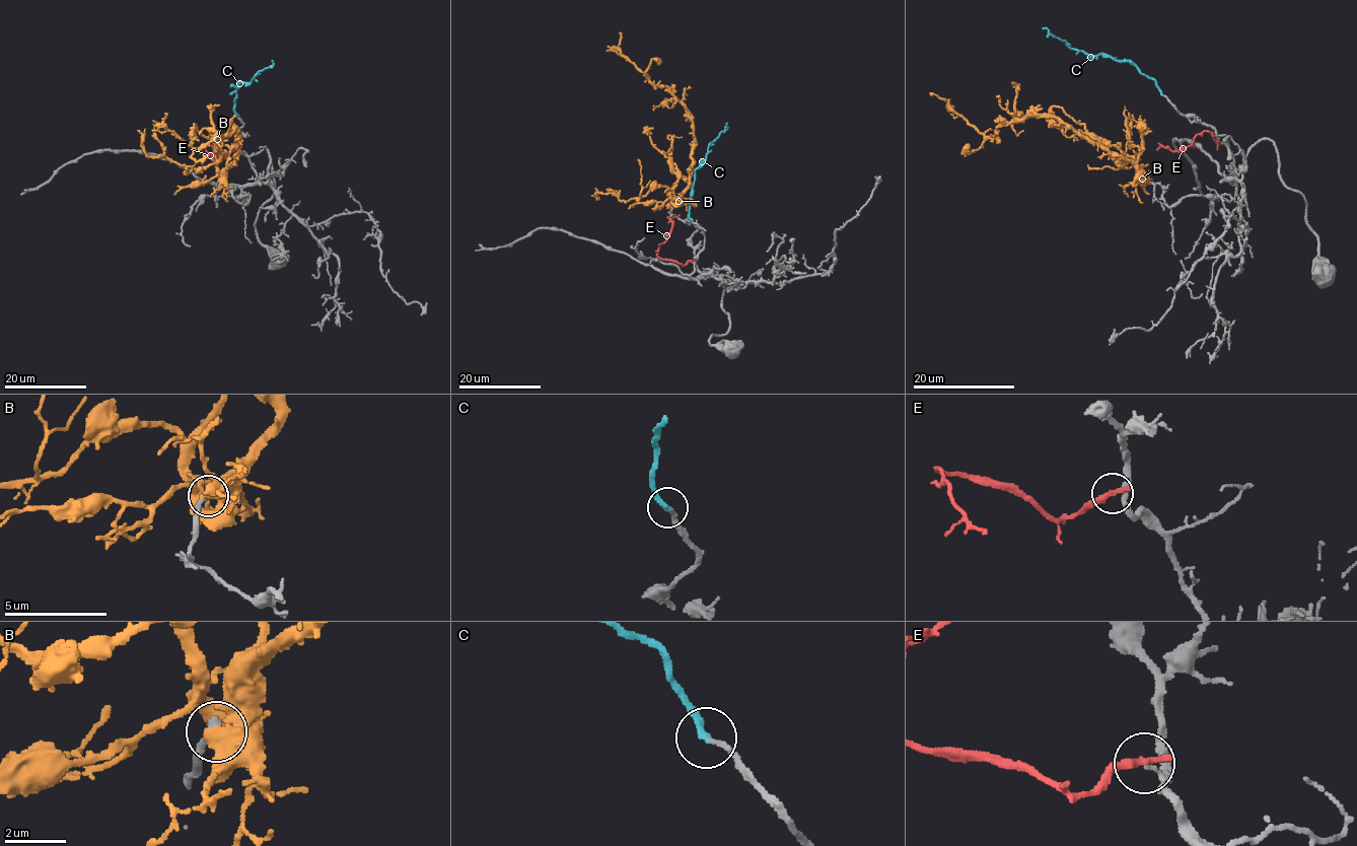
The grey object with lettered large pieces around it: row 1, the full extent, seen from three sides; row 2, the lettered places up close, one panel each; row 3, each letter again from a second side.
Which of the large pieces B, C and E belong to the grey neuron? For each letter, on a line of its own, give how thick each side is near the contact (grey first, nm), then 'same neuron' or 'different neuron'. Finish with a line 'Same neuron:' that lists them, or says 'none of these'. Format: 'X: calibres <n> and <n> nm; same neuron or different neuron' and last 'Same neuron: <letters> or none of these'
B: calibres 240 and 700 nm; different neuron
C: calibres 140 and 240 nm; same neuron
E: calibres 150 and 340 nm; different neuron
Same neuron: C

